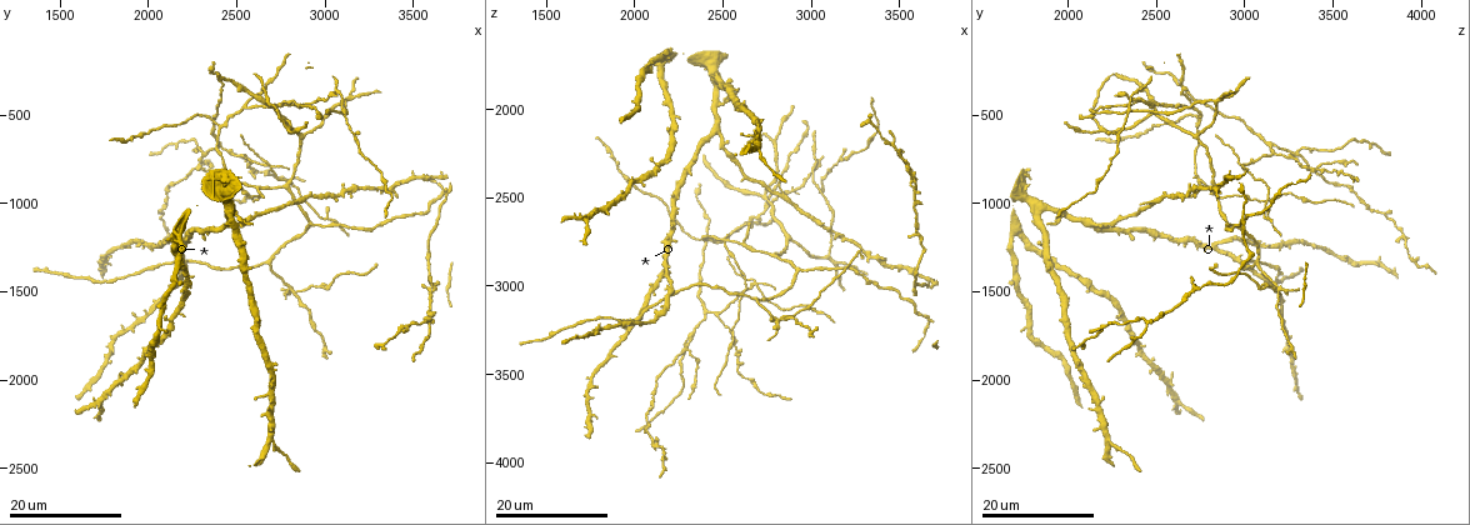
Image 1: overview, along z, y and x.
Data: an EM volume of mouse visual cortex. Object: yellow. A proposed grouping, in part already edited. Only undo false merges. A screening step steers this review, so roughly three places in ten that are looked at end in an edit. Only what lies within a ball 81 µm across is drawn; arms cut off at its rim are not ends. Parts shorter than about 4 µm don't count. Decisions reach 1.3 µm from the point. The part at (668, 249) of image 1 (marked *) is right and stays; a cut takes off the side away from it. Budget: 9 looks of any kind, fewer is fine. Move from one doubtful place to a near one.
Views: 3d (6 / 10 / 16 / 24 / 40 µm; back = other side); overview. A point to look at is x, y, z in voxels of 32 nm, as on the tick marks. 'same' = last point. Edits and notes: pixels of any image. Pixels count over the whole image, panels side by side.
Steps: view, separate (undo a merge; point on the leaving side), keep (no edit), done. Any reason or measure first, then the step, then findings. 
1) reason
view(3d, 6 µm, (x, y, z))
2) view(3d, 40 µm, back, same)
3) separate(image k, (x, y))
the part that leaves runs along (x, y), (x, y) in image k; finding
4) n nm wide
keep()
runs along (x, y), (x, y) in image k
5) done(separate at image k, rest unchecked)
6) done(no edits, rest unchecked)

three-way junction
view(3d, 24 µm, (2700, 1340, 3060))

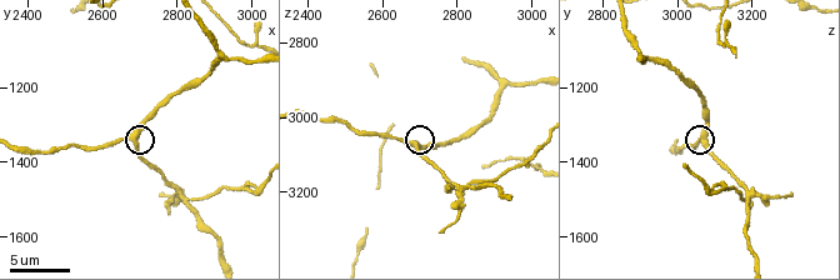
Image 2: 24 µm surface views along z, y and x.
view(3d, 6 µm, (2690, 1340, 3080))

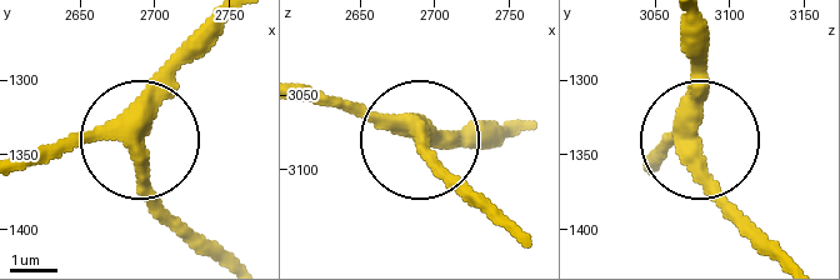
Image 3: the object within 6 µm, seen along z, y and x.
side arm 30 µm
keep()
runs along (646, 169), (679, 136), (699, 140), (714, 184), (783, 251) in image 3; one cell here

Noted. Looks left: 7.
view(3d, 24 µm, (2400, 680, 3140))

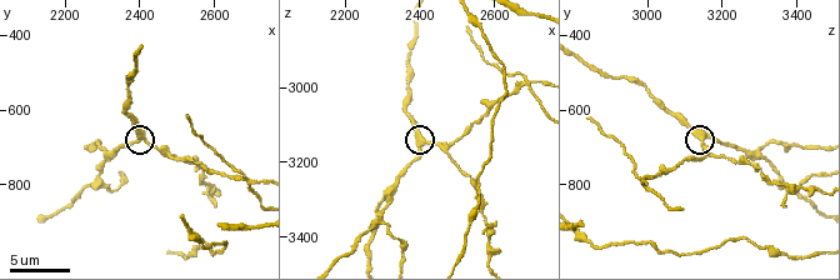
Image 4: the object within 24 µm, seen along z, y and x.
view(3d, 10 µm, (2410, 670, 3150))

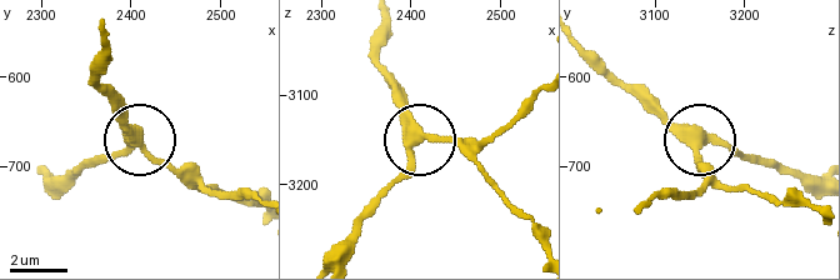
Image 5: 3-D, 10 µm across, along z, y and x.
3 arms
keep()
continuous, no second cell

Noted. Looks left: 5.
small branch off a trunk
view(3d, 10 µm, (2830, 1500, 3180))

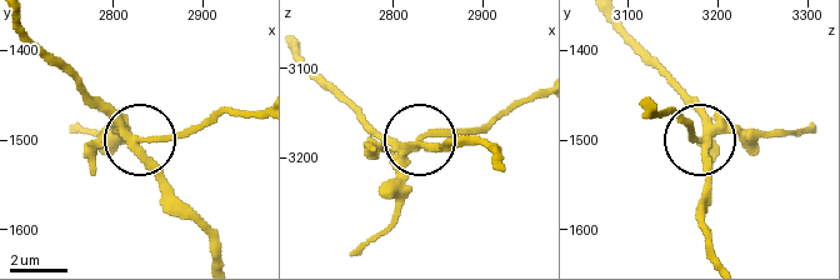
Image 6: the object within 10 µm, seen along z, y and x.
separate(image 6, (116, 146))
the part that leaves runs along (131, 133), (165, 138), (229, 116), (258, 116) in image 6; a second cell is stuck on

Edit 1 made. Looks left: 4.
a fork
view(3d, 16 µm, (2780, 900, 2840))

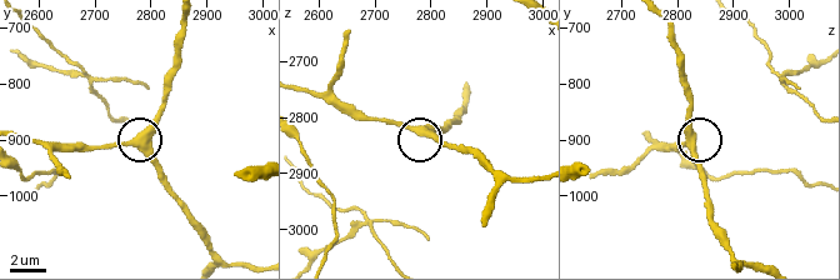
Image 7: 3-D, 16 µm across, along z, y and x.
closer look
view(3d, 6 µm, (2775, 905, 2820))

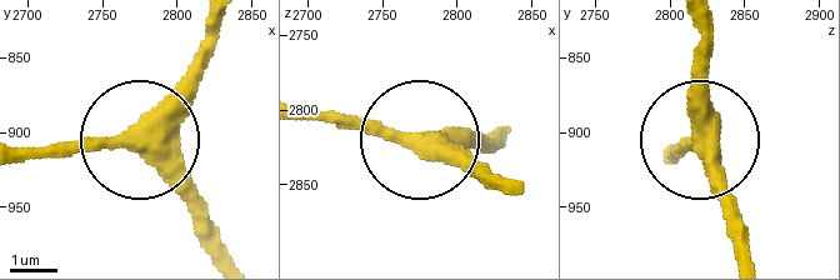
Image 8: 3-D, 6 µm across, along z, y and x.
3 arms
keep()
runs along (744, 249), (696, 129), (696, 49) in image 8; all the same cell

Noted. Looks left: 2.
done(separate at image 6, rest unchecked)

